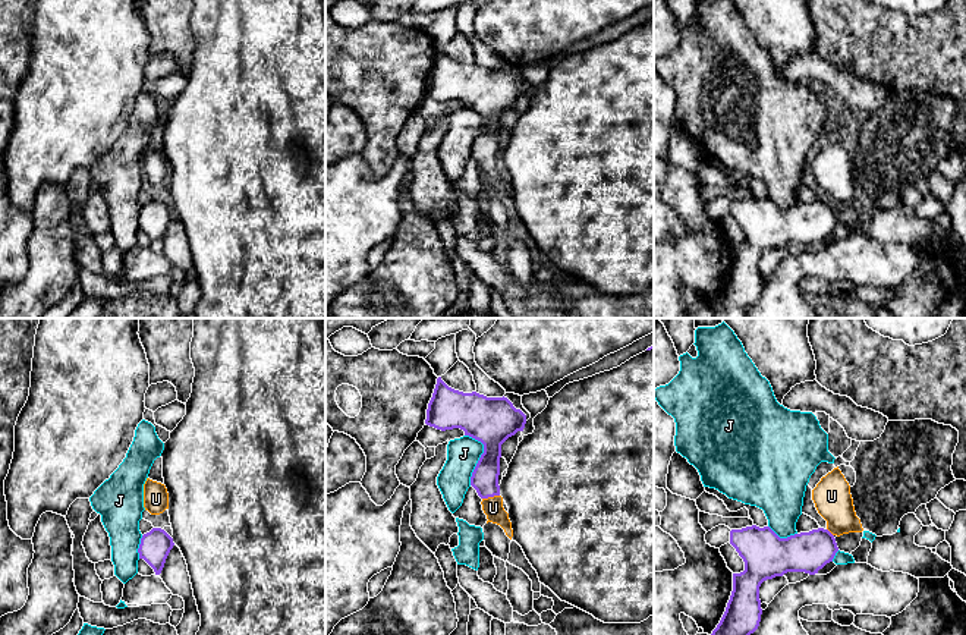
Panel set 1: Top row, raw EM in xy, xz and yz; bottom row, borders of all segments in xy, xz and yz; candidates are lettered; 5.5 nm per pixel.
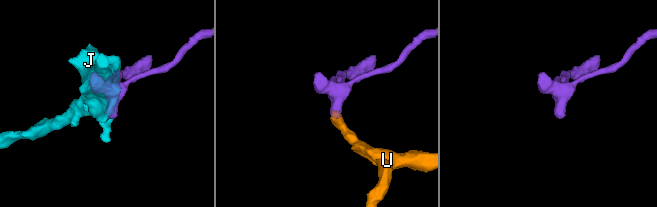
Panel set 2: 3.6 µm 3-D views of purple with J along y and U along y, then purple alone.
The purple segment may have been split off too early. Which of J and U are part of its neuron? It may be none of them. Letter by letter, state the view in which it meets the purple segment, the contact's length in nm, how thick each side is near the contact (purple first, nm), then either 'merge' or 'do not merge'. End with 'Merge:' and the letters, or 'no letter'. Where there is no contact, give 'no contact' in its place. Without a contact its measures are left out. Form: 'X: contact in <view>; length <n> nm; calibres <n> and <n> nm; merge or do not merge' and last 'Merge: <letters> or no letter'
J: contact in xz; length 280 nm; calibres 260 and 180 nm; do not merge
U: contact in xz; length 100 nm; calibres 150 and 110 nm; merge
Merge: U

